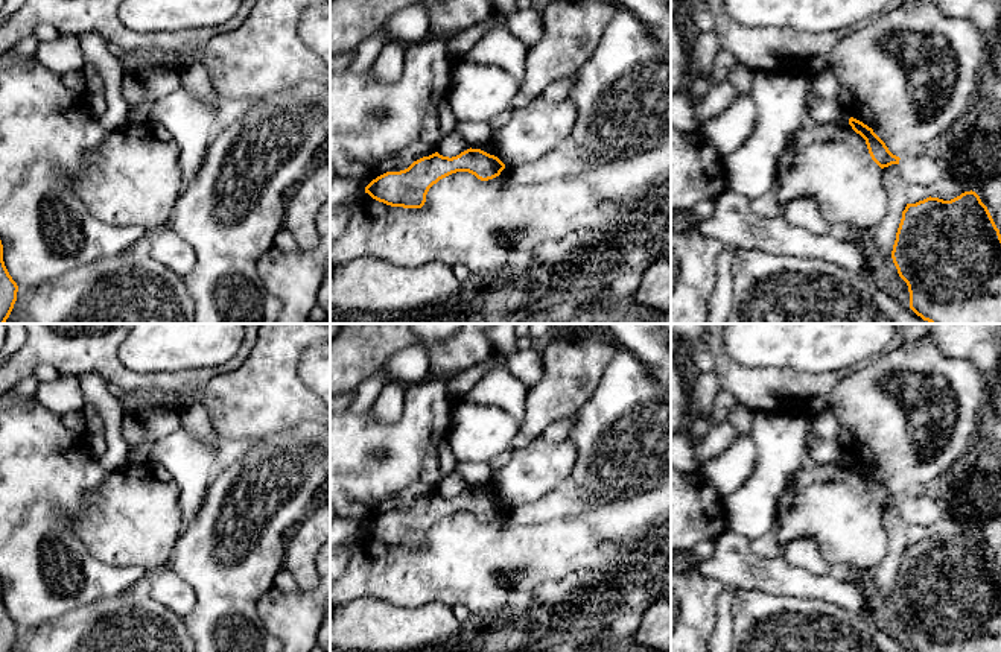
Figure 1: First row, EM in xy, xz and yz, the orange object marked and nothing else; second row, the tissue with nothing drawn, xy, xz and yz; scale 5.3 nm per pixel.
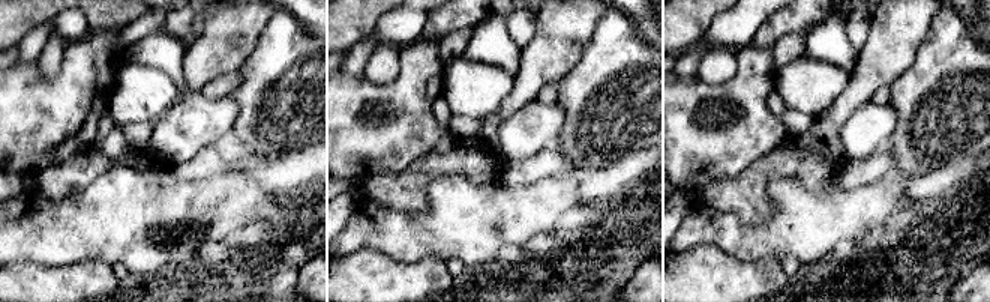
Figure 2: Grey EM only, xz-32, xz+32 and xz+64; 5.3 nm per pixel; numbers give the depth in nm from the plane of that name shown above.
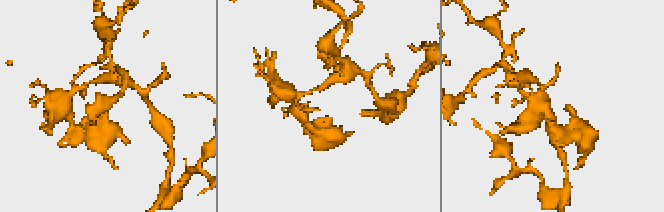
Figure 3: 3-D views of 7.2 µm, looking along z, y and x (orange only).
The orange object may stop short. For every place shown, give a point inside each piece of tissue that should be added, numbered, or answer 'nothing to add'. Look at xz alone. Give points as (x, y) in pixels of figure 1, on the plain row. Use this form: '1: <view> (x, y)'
nothing to add

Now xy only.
nothing to add

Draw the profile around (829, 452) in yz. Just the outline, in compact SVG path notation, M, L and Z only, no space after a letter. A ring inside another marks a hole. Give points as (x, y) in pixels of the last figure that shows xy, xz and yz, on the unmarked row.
M811 433L808 436L808 462L815 465L849 464L849 454L838 439L818 441Z

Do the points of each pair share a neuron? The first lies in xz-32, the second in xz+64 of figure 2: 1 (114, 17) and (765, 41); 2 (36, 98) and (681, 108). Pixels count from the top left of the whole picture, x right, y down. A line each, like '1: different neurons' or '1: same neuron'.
1: same neuron
2: same neuron

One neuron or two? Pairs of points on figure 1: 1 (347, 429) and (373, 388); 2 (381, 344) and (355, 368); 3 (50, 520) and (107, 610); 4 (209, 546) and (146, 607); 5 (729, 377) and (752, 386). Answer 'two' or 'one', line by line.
1: two
2: one
3: two
4: two
5: one

